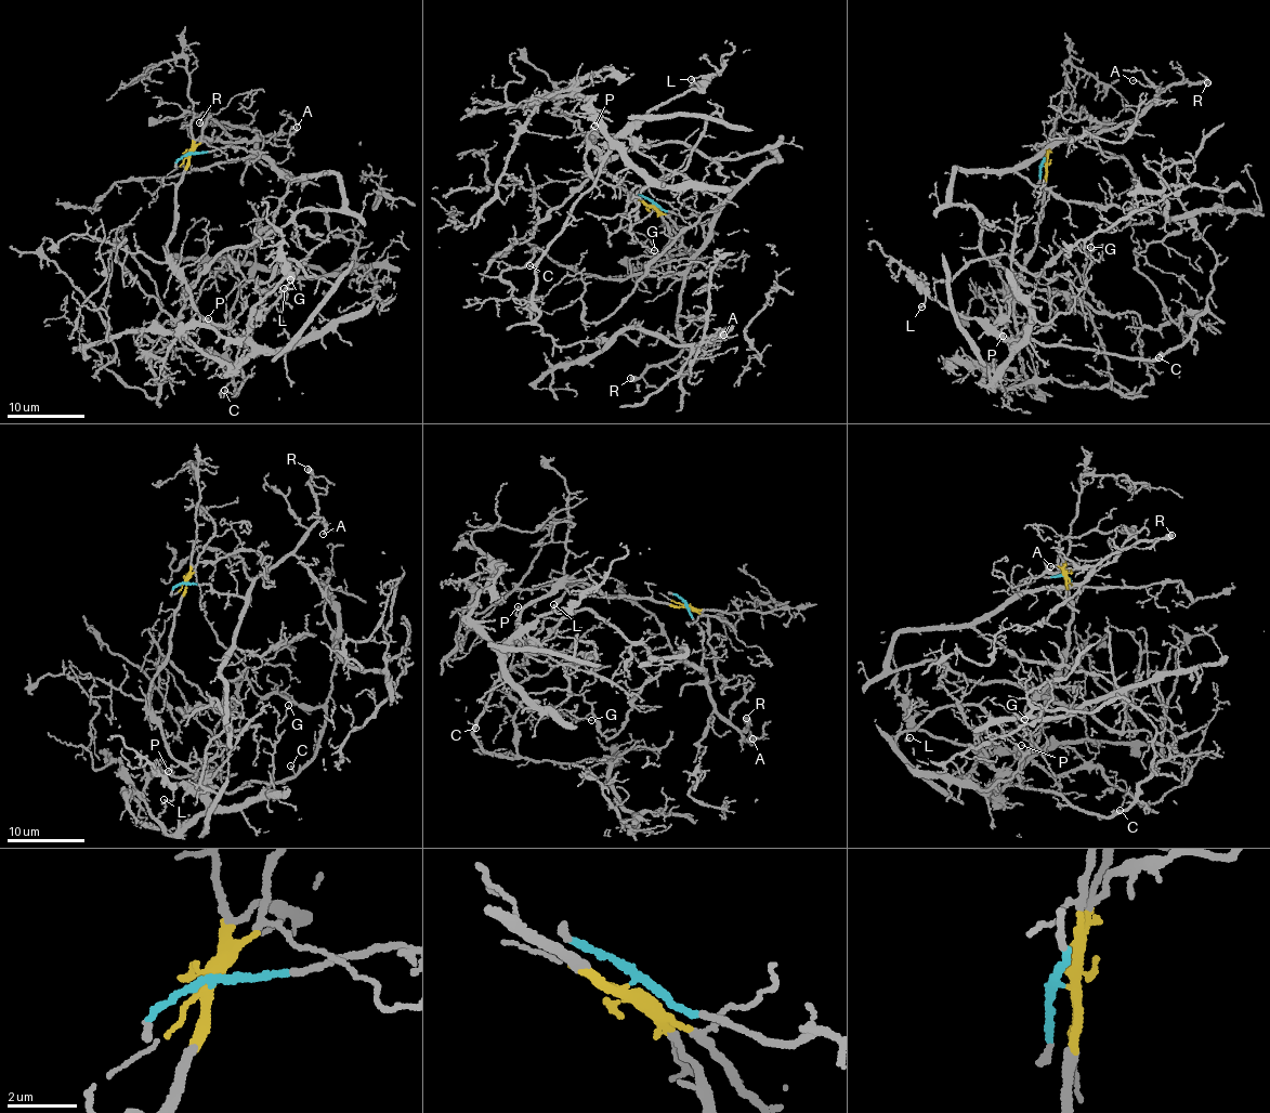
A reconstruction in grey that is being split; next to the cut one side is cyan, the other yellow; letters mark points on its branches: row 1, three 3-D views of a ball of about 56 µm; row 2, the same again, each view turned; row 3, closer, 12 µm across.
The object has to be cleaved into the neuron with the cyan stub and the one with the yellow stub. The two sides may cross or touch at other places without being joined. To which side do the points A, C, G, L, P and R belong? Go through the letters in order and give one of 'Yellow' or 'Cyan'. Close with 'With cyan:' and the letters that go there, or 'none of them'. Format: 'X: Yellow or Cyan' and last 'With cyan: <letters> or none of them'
A: Cyan
C: Yellow
G: Yellow
L: Yellow
P: Yellow
R: Cyan
With cyan: A, R

